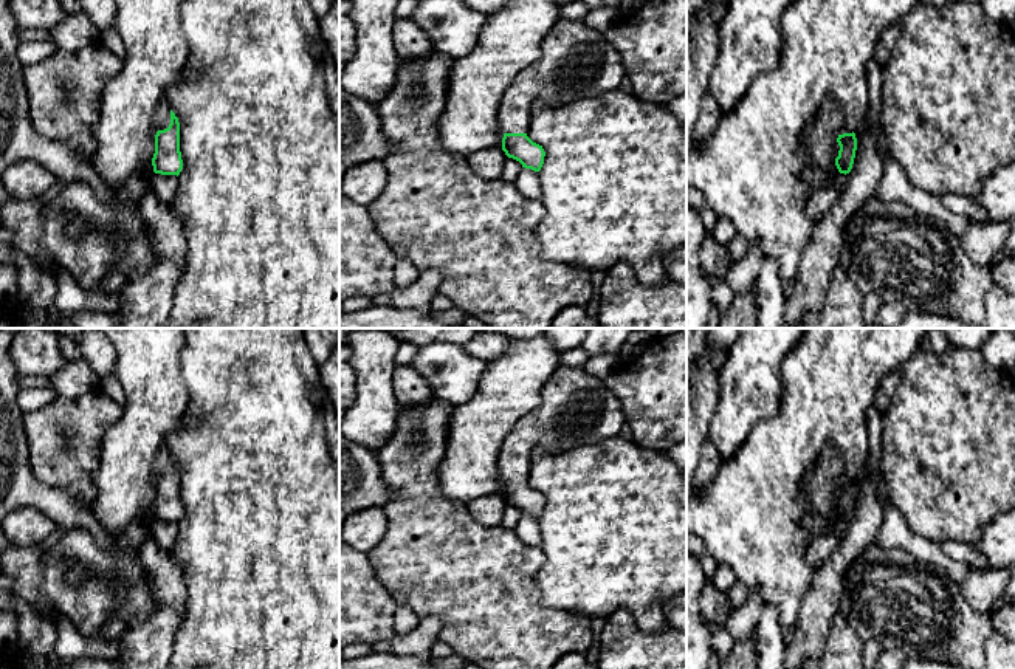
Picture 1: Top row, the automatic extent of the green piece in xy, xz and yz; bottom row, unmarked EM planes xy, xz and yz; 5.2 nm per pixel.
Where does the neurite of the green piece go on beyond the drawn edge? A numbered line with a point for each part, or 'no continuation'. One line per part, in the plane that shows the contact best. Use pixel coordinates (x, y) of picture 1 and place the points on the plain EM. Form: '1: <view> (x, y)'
1: xy (163, 459)

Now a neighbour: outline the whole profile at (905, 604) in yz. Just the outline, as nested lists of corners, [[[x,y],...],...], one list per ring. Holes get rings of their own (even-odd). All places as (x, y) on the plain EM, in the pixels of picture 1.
[[[874,542],[868,545],[846,573],[838,612],[863,643],[876,640],[885,650],[899,650],[907,658],[927,658],[964,669],[986,669],[984,647],[987,638],[993,633],[992,616],[976,612],[965,601],[961,587],[942,568],[928,565],[905,550],[885,550]]]

